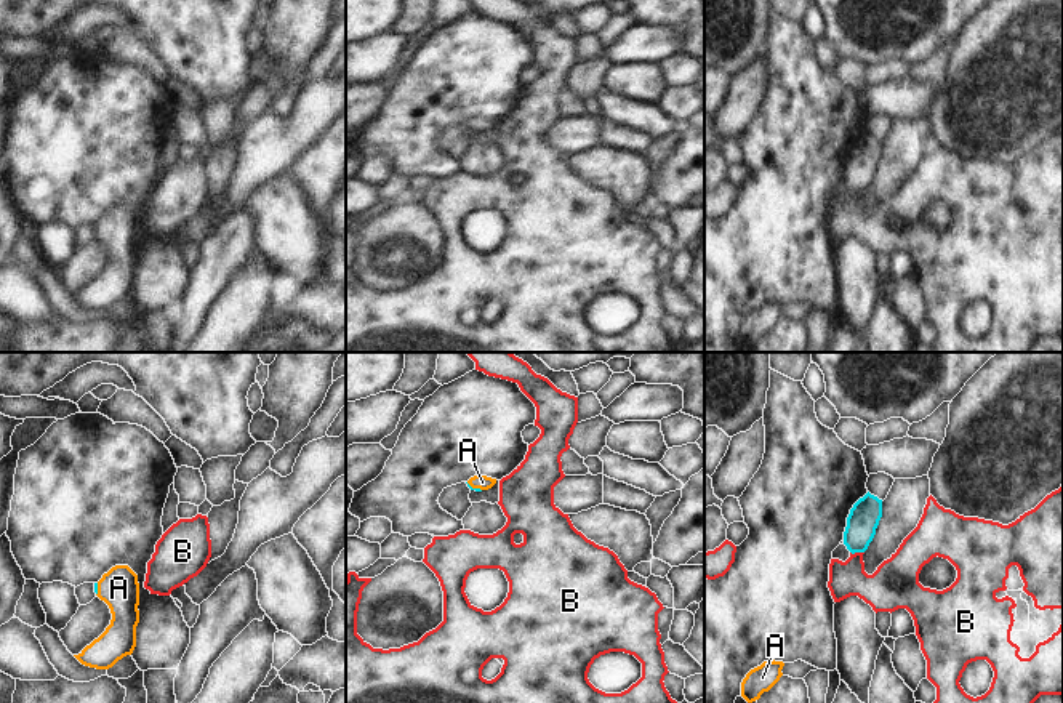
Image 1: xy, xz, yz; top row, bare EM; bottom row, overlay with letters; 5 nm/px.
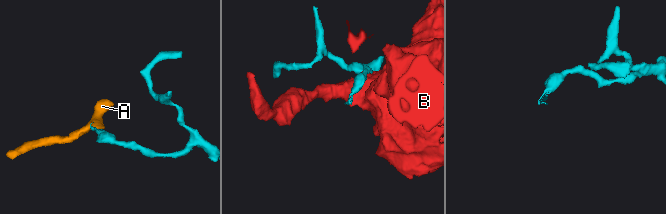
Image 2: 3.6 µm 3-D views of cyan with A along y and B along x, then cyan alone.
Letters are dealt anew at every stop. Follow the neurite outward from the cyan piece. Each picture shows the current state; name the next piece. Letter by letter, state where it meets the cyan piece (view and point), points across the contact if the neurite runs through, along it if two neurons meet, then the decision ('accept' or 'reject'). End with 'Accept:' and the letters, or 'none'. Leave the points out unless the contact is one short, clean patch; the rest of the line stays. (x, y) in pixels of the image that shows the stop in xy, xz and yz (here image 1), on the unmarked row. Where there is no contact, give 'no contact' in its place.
A: xz (474, 130) | across xz (466, 124), (474, 130), (482, 124) | accept
B: yz (857, 192) | reject
Accept: A

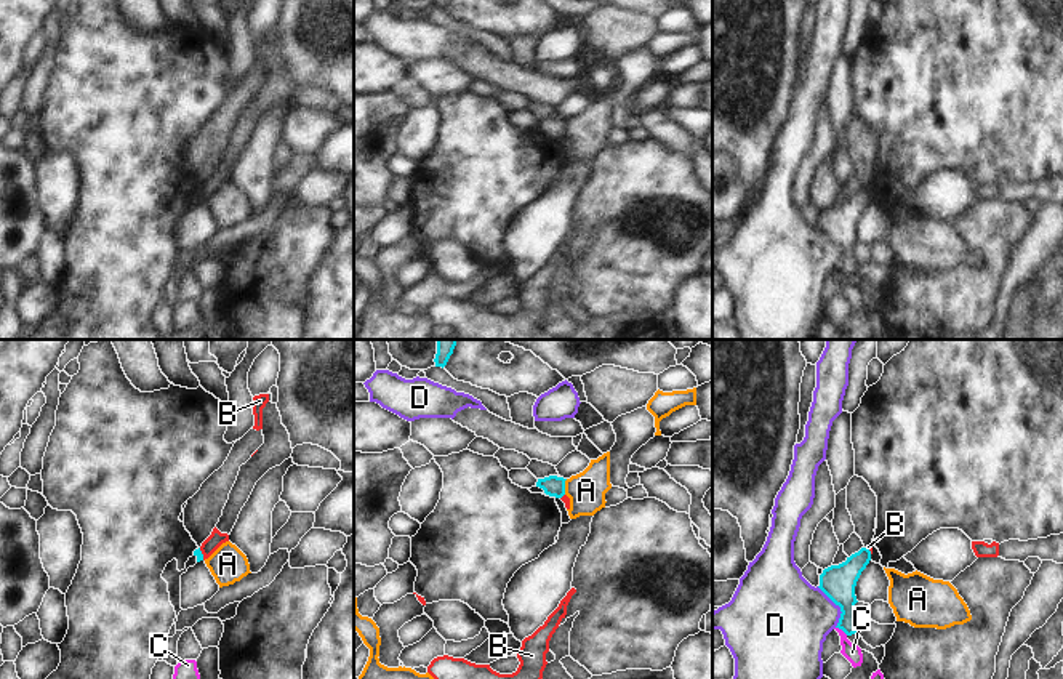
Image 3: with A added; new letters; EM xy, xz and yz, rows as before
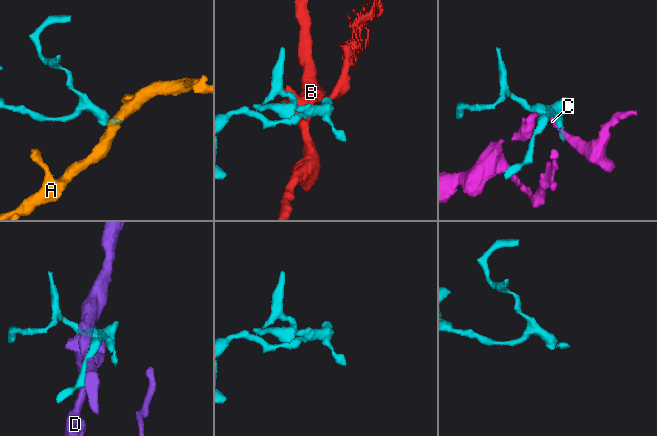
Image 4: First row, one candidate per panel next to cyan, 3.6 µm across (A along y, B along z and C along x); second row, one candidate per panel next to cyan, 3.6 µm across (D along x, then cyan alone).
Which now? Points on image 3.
A: xz (564, 128) | along xz (567, 120), (564, 135) | reject
B: xy (202, 196) | along xy (199, 189), (204, 200) | reject
C: yz (842, 271) | along yz (836, 268), (847, 276) | reject
D: yz (838, 245) | reject
Accept: none

